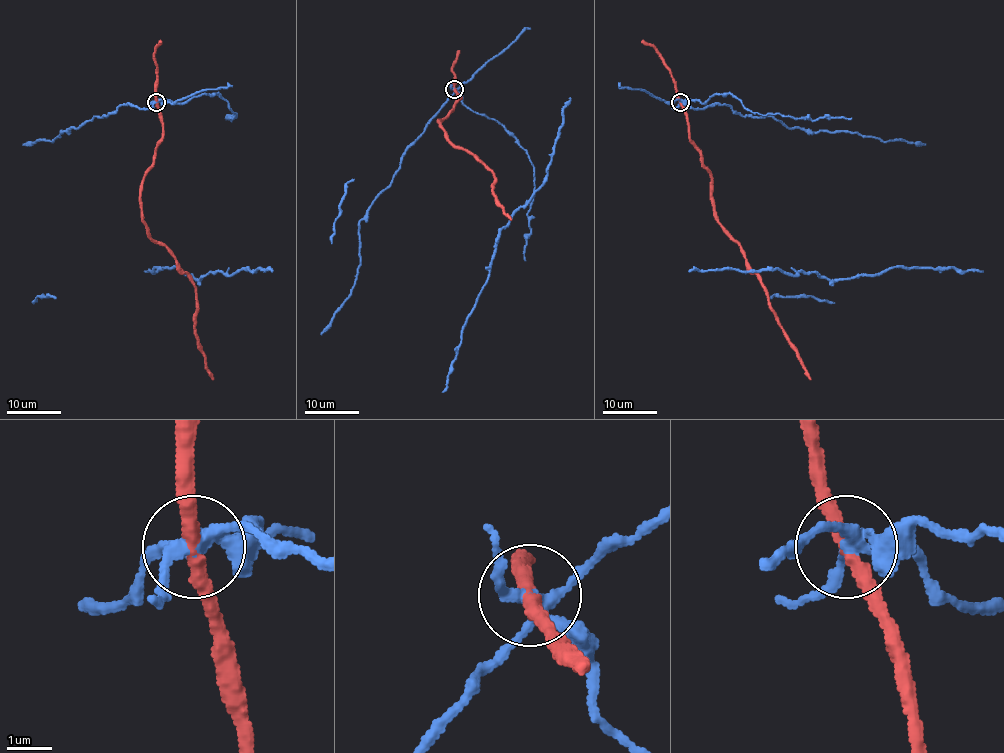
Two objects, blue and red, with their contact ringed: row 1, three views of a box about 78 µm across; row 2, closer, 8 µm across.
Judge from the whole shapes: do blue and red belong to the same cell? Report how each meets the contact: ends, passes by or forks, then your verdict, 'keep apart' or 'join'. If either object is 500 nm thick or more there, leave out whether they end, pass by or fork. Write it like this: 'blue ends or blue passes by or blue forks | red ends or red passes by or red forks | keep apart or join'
blue forks | red passes by | keep apart

